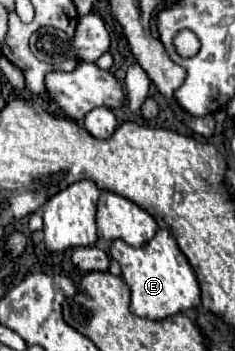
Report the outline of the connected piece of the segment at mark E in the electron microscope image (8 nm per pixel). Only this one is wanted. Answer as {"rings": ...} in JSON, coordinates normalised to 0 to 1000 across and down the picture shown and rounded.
{"rings":[[[689,650],[613,707],[570,707],[519,684],[477,689],[468,729],[511,752],[519,792],[562,832],[562,895],[638,912],[689,912],[851,866],[851,815],[800,735],[766,718],[723,655]]]}

